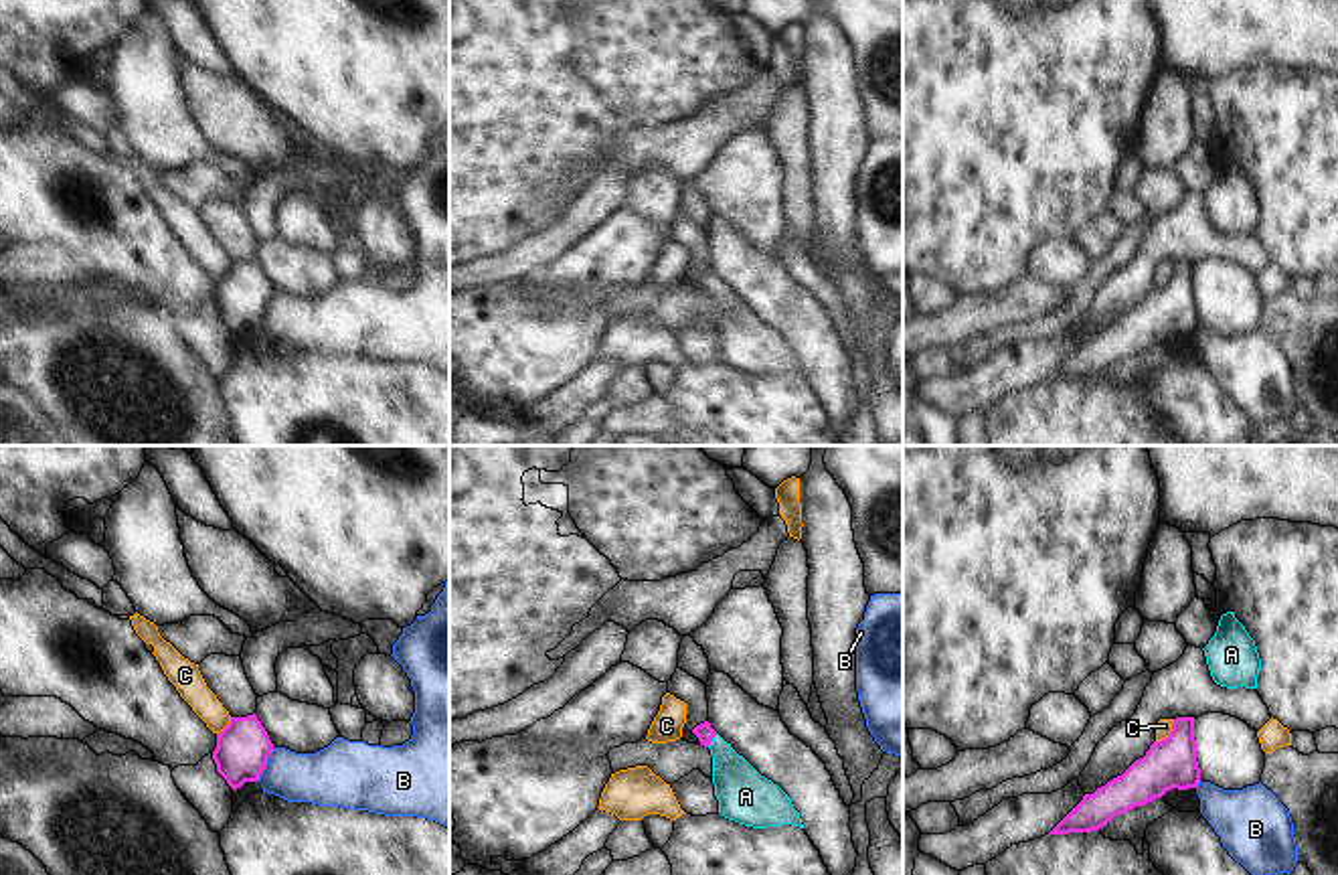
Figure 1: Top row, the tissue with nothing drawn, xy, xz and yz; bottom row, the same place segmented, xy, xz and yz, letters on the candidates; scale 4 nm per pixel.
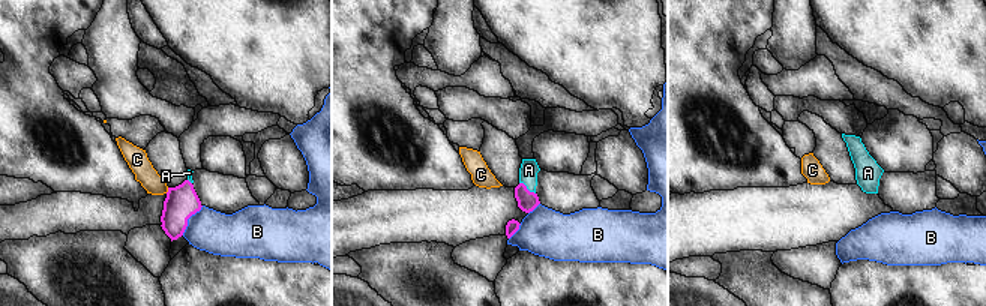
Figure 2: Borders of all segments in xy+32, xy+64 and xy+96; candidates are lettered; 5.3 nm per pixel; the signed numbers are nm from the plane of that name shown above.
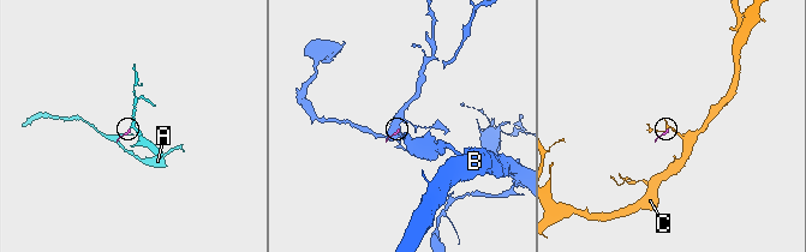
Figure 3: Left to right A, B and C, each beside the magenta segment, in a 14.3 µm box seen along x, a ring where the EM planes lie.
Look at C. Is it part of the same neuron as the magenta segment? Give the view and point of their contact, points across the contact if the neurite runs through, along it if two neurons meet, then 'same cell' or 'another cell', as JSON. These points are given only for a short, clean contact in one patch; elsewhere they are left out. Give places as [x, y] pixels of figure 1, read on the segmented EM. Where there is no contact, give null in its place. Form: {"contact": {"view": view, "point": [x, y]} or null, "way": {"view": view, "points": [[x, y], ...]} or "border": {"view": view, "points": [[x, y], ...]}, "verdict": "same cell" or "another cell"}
{"contact": {"view": "yz", "point": [1171, 734]}, "border": {"view": "yz", "points": [[1175, 720], [1168, 734], [1156, 742]]}, "verdict": "another cell"}

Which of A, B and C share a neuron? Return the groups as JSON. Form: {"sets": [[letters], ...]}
{"sets": [["A"], ["B"], ["C"]]}

